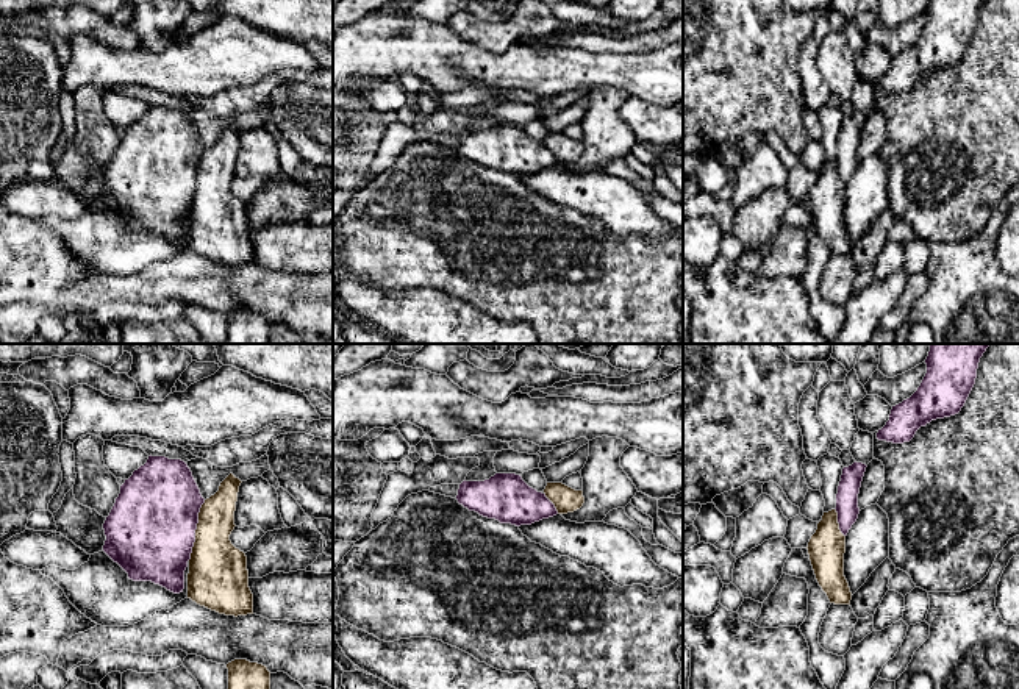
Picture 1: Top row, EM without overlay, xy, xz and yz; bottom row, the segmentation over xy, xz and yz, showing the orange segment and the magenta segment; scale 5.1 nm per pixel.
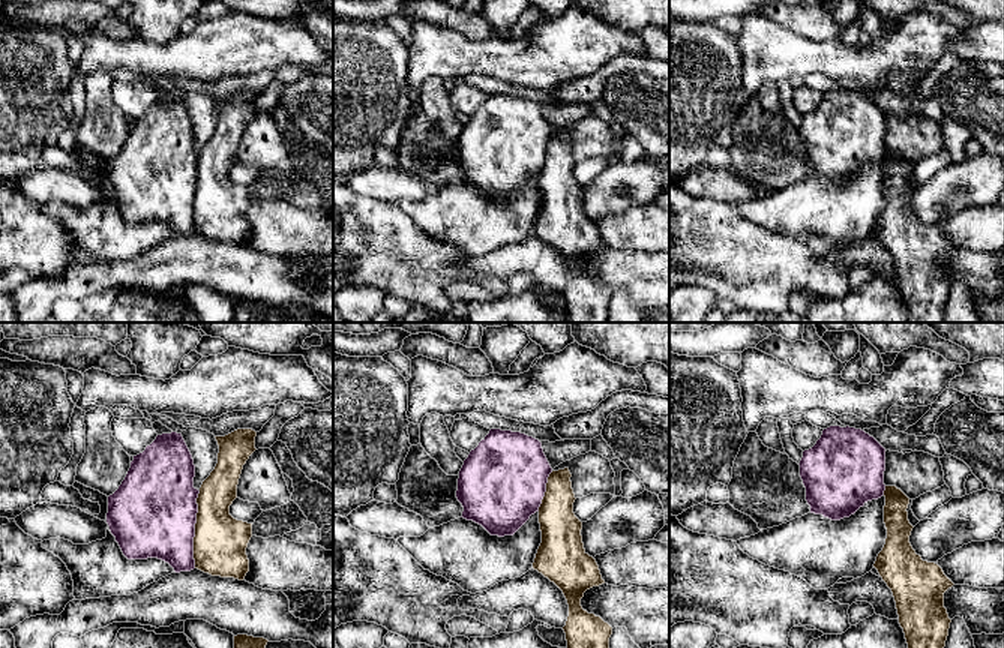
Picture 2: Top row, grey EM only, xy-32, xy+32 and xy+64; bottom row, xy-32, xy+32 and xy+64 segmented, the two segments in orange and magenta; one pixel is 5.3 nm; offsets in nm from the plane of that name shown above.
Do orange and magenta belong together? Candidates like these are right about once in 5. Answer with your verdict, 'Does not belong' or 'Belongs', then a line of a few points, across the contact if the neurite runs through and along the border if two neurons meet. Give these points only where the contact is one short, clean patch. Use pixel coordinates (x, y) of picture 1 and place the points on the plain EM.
Does not belong

